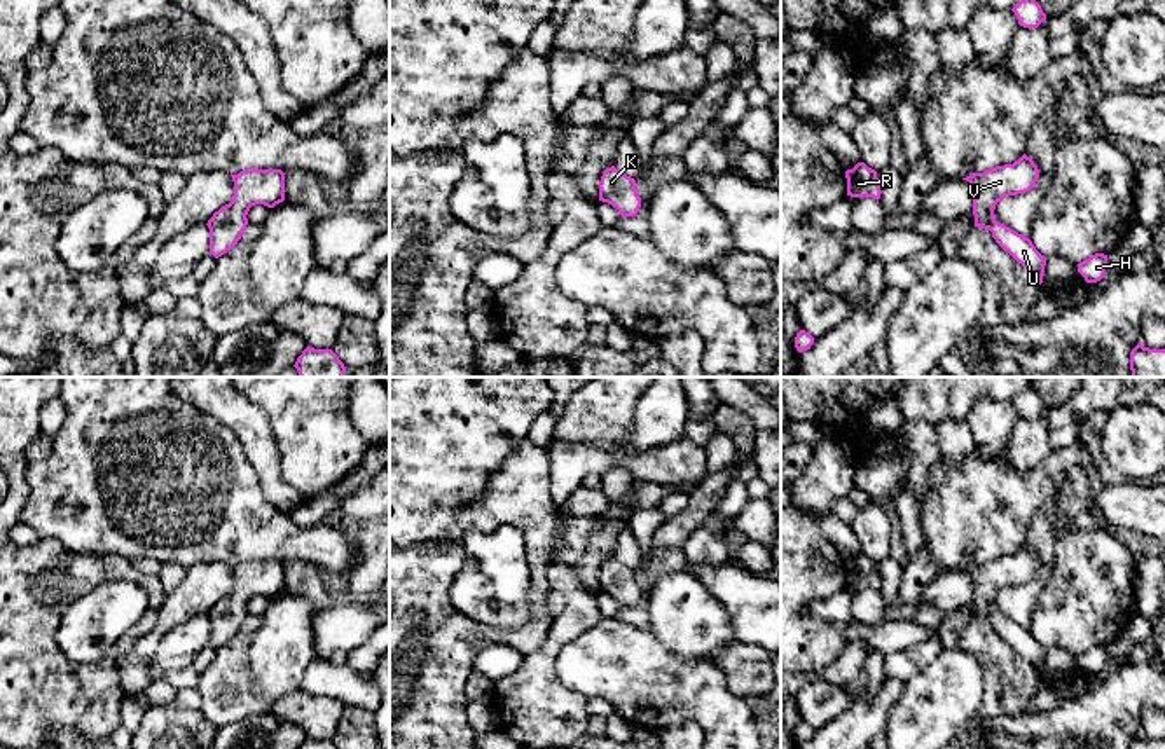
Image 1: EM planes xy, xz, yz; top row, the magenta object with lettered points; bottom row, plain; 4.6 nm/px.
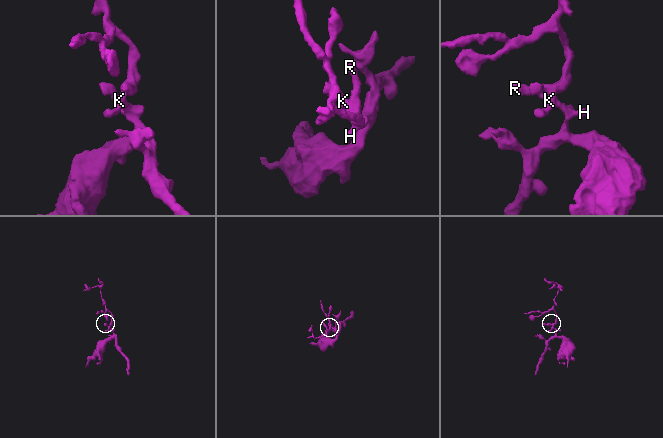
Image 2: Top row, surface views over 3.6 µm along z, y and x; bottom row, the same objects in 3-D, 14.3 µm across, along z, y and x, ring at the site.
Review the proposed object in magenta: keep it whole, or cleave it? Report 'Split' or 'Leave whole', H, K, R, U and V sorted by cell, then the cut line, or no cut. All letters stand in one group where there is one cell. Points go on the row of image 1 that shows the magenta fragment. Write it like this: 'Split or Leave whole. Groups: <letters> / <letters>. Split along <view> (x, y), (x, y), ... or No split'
Leave whole. Groups: H K R U V. No split

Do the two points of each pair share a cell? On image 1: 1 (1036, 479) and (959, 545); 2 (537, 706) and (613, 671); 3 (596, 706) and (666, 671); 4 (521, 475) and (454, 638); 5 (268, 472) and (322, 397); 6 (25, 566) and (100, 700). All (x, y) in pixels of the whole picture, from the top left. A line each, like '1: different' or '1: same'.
1: same
2: different
3: different
4: same
5: different
6: same

